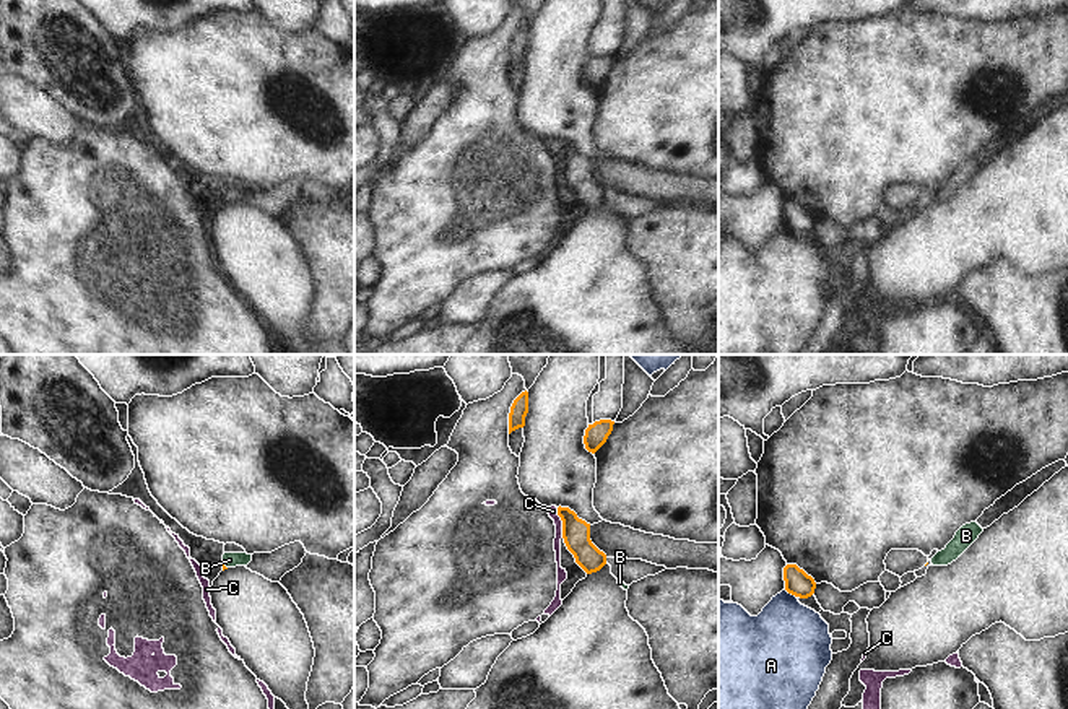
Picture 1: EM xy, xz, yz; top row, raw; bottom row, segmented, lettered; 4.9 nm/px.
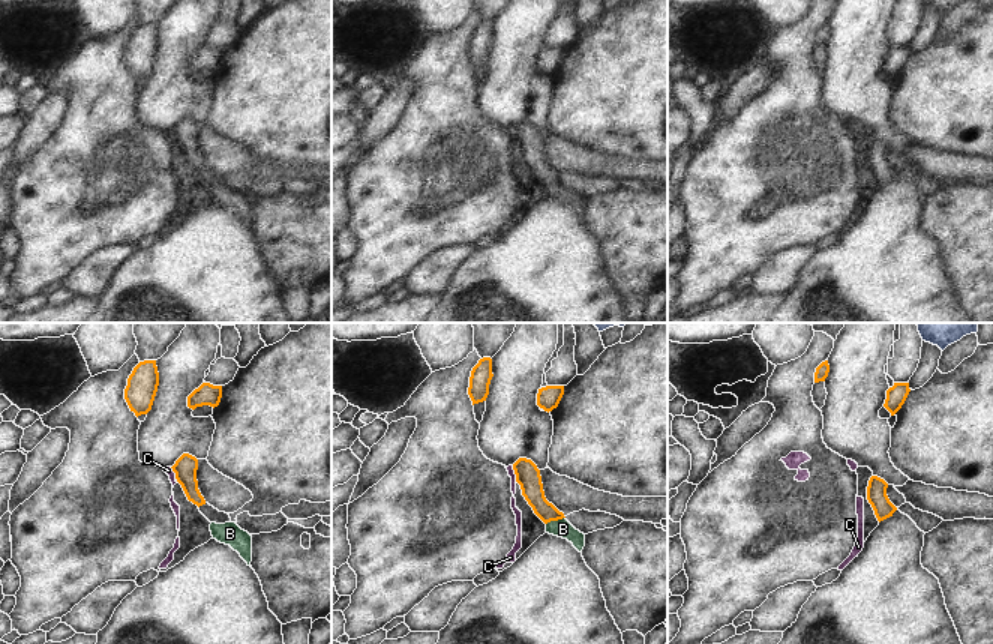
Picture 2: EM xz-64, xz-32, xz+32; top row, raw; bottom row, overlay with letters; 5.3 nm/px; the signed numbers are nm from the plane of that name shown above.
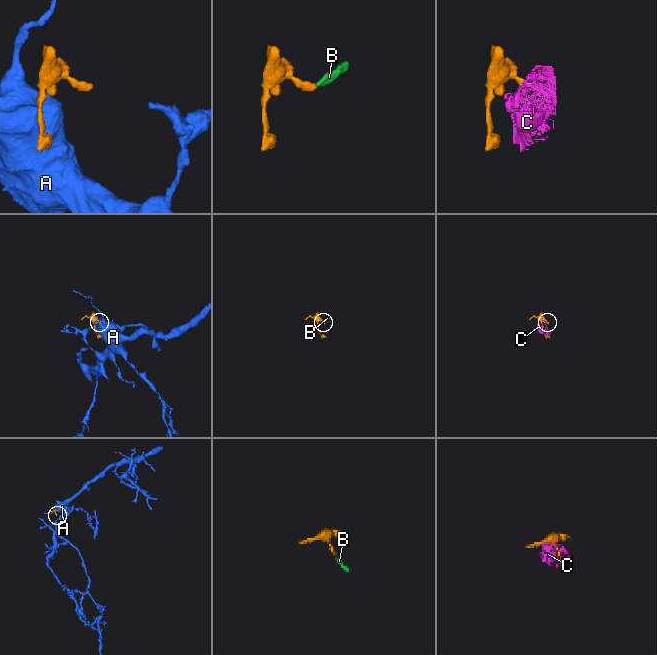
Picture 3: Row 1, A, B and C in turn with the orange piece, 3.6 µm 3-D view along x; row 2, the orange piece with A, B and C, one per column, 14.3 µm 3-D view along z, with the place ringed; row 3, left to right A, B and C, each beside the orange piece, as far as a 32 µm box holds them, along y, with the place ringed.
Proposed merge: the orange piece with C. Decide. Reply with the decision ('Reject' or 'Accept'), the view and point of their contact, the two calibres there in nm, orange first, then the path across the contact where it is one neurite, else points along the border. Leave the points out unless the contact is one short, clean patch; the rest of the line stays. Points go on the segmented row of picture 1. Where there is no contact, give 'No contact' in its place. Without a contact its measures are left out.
Reject. Touches orange at xz (563, 522). Thickness 140 nm (orange) against 50 nm. Boundary: xz (556, 508), (561, 517), (563, 537).

